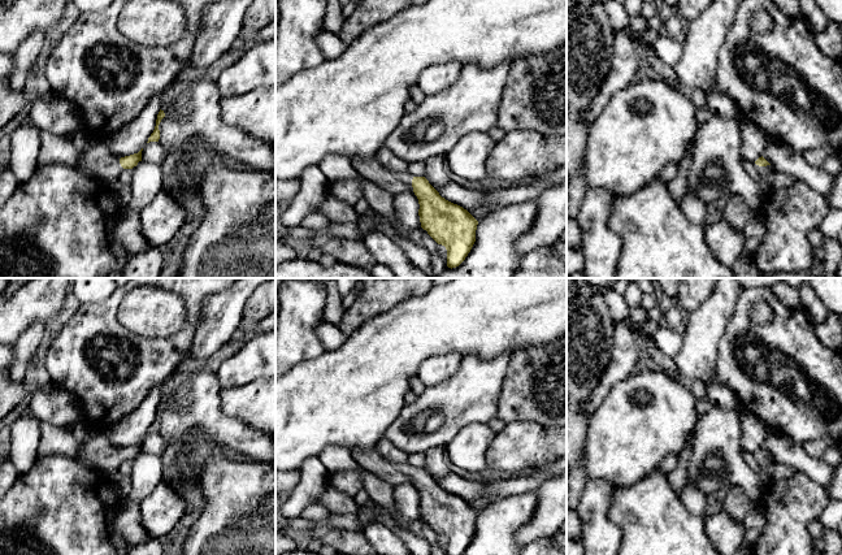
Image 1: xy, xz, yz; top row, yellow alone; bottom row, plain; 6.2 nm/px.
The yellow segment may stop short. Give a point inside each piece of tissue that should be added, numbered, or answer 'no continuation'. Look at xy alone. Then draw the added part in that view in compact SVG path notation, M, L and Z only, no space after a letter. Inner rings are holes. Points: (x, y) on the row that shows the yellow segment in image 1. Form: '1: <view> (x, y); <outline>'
1: xy (99, 163); M97 142L94 147L84 151L75 169L104 183L118 181L123 170L120 159L116 157L103 142Z

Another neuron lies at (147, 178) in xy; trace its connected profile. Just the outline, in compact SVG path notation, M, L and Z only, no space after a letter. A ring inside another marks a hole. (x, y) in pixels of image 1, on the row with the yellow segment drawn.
M139 161L133 168L130 185L130 201L127 209L140 212L162 188L162 172L160 165Z

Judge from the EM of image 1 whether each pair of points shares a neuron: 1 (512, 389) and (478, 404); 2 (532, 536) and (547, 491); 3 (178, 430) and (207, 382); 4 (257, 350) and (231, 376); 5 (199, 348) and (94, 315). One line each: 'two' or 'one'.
1: two
2: one
3: one
4: one
5: two

